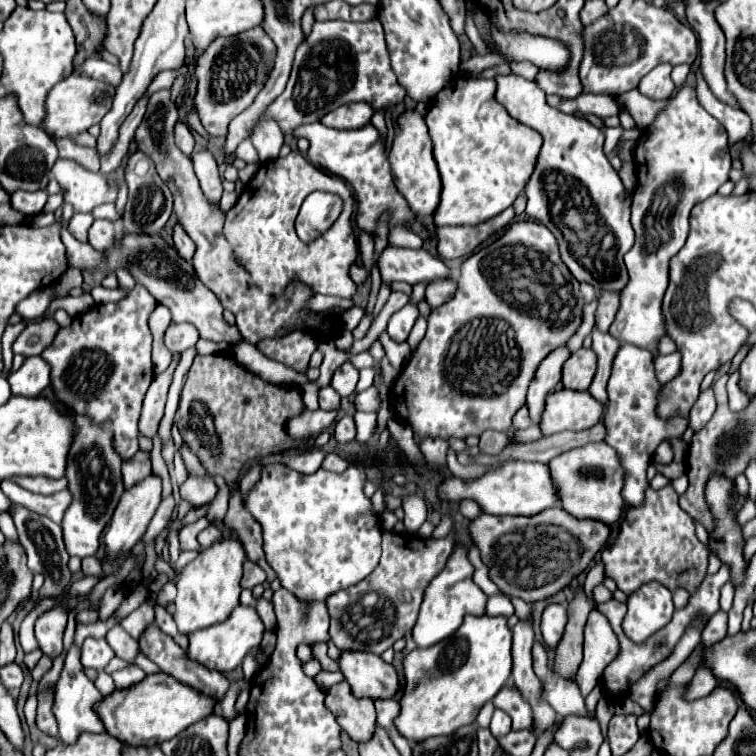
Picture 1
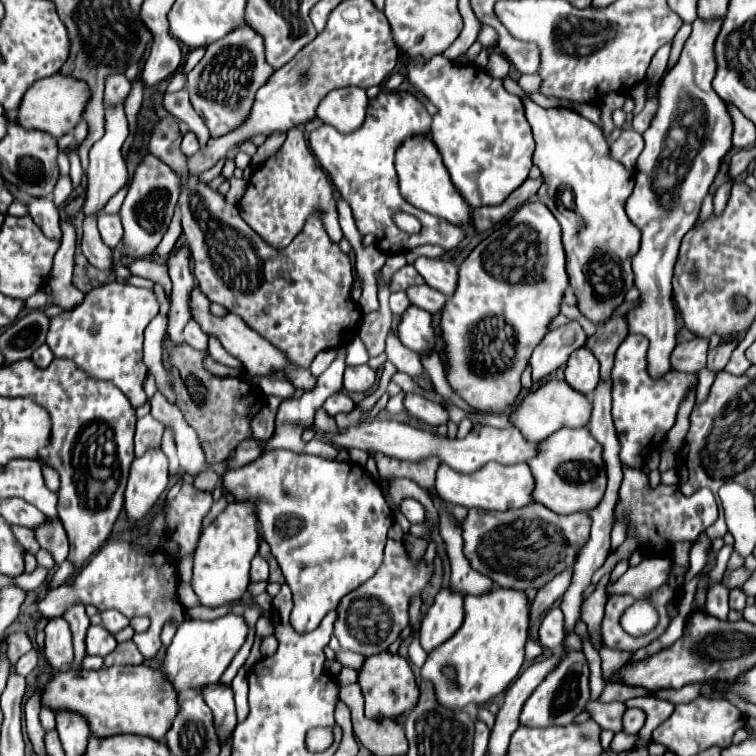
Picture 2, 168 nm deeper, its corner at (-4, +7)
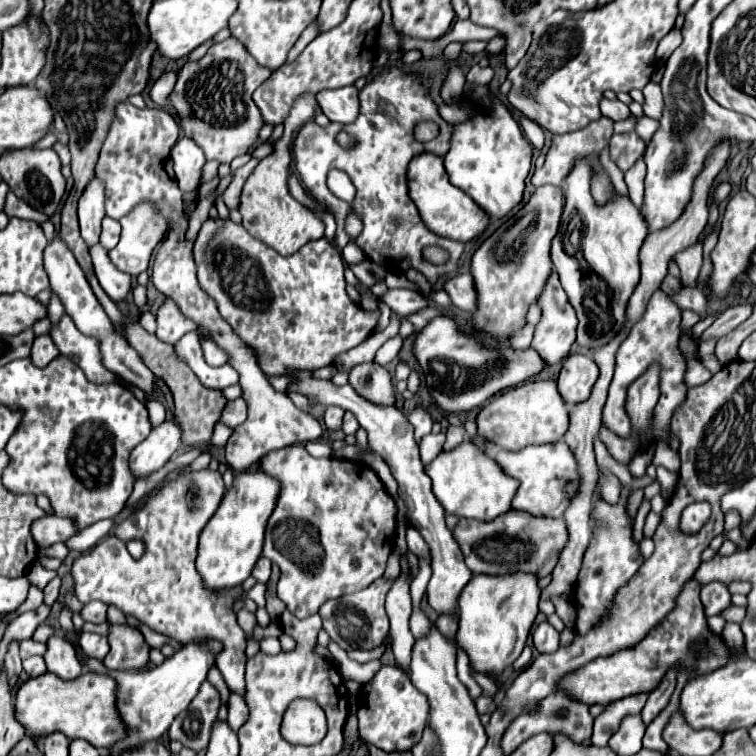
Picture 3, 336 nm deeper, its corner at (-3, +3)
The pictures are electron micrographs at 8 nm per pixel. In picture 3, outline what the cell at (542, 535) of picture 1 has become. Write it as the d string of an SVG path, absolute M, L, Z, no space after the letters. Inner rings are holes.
M512 509L494 521L460 519L454 529L454 539L466 557L466 565L474 575L510 575L510 573L532 573L546 577L558 563L562 549L568 543L568 531L564 519L534 517L530 513Z

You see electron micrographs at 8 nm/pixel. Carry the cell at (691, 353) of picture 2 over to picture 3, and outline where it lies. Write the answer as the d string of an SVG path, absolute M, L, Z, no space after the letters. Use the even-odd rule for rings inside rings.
M744 303L744 305L734 305L730 309L726 309L706 331L704 335L700 337L700 341L706 341L706 339L720 339L722 335L728 335L730 331L734 331L742 321L746 321L752 313L752 305L750 303Z

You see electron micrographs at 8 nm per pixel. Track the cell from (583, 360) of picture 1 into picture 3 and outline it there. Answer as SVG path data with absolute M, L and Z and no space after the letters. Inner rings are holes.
M568 355L558 375L558 391L566 403L584 401L598 379L598 367L588 355Z

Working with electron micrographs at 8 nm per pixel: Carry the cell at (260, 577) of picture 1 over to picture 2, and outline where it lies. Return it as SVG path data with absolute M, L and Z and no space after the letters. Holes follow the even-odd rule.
M255 555L255 559L251 561L251 581L267 581L269 577L269 565L263 557Z

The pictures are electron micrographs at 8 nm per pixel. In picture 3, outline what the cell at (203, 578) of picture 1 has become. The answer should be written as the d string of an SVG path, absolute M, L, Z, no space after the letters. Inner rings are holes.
M246 471L234 477L234 487L224 493L218 511L200 533L196 569L202 575L206 589L234 589L250 577L254 563L262 555L264 527L276 505L278 489L278 481L262 471Z

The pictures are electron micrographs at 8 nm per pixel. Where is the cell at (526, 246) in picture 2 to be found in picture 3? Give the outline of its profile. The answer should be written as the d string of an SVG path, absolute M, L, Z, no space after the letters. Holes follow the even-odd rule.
M552 185L538 187L530 201L506 223L502 223L474 253L470 273L476 289L476 311L472 327L484 331L492 339L510 339L526 325L526 313L544 291L554 271L550 259L550 243L558 231L562 215L562 191Z

